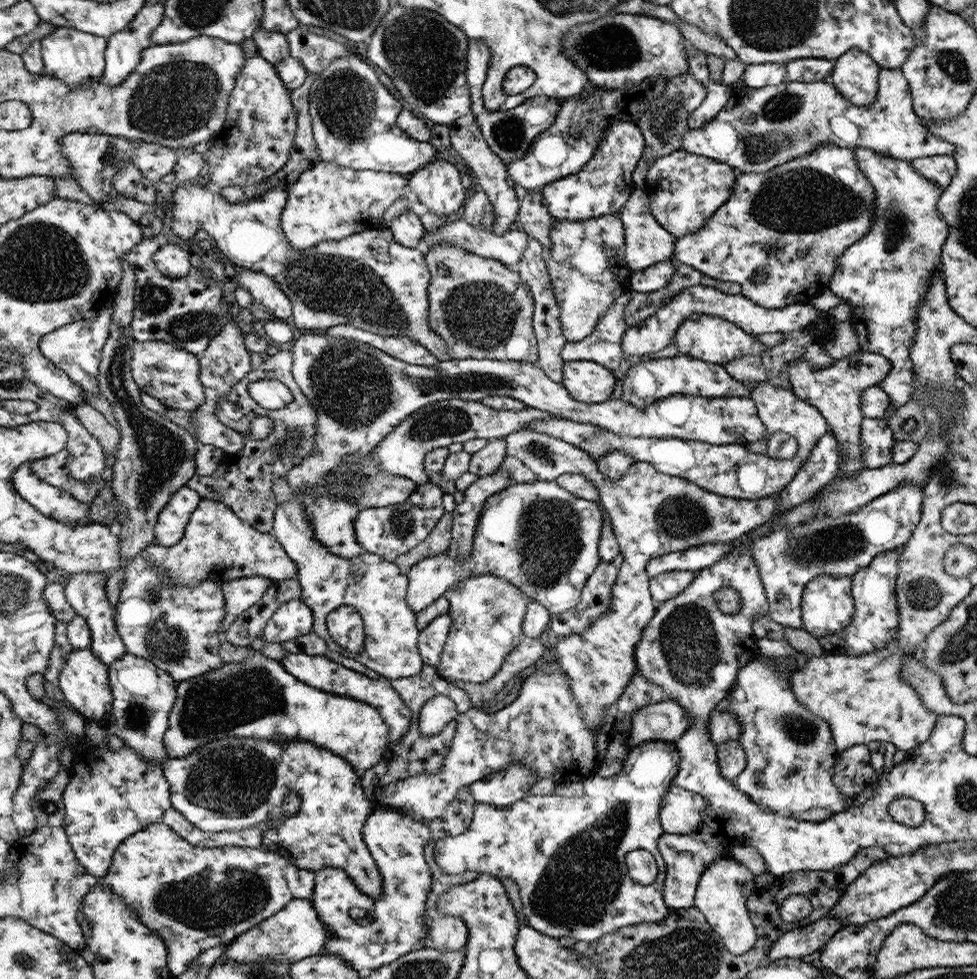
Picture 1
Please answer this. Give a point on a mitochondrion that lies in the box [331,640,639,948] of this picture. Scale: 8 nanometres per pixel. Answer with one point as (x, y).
(580, 880)

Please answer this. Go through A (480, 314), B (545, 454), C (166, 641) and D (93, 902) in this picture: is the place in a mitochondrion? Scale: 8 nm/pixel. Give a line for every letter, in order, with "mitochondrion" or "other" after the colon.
A: mitochondrion
B: mitochondrion
C: mitochondrion
D: other

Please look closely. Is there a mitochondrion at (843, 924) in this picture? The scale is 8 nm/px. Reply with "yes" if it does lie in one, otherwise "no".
no

